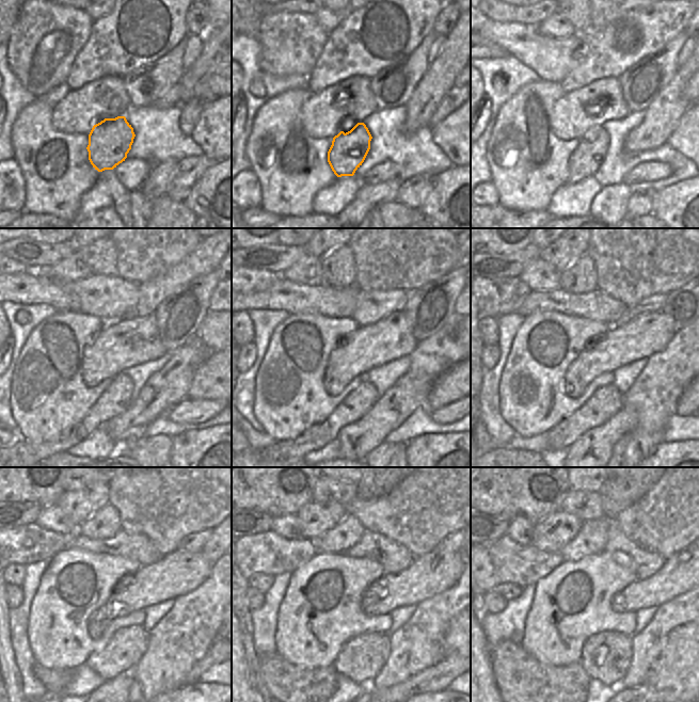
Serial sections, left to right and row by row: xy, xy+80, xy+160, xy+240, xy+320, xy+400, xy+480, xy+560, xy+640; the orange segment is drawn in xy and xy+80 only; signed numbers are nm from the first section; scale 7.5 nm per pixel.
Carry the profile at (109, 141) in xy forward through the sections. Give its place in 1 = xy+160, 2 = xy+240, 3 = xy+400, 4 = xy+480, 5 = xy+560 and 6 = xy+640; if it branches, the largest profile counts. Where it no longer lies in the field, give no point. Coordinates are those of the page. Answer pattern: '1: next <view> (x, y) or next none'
1: next xy+160 (587, 158)
2: next xy+240 (115, 399)
3: next xy+400 (607, 400)
4: next xy+480 (128, 645)
5: next xy+560 (361, 659)
6: next xy+640 (605, 656)

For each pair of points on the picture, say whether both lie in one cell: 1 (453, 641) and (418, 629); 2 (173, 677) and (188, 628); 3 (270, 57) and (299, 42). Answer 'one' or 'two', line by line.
1: two
2: one
3: one

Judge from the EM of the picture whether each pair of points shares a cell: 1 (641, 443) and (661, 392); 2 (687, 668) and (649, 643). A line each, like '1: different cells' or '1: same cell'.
1: same cell
2: different cells

